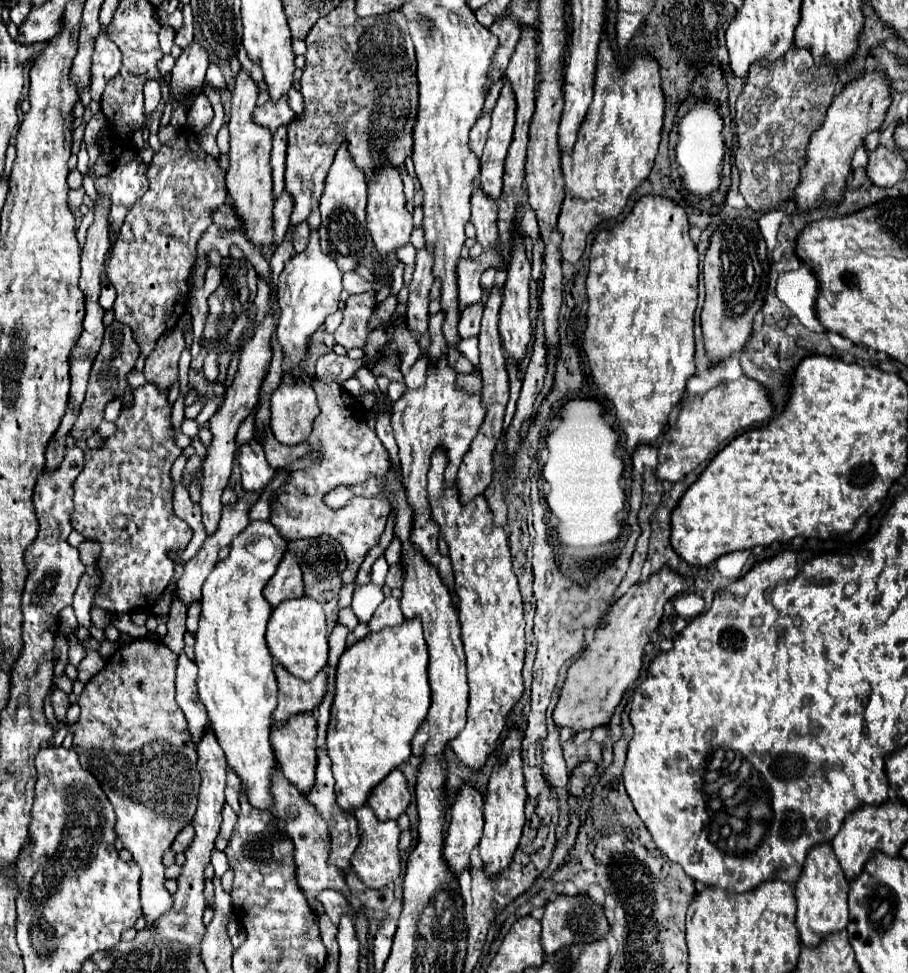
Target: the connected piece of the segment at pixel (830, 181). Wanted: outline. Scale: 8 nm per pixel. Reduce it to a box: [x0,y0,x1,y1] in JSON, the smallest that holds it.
[795,70,891,210]

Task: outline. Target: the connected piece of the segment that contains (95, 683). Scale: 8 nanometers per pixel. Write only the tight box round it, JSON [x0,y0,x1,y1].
[69,638,201,926]

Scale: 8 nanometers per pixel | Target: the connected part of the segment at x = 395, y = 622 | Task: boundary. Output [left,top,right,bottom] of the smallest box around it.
[369,598,405,632]

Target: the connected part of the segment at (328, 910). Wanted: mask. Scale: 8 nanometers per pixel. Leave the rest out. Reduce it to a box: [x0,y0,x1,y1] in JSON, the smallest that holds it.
[317,890,355,924]

